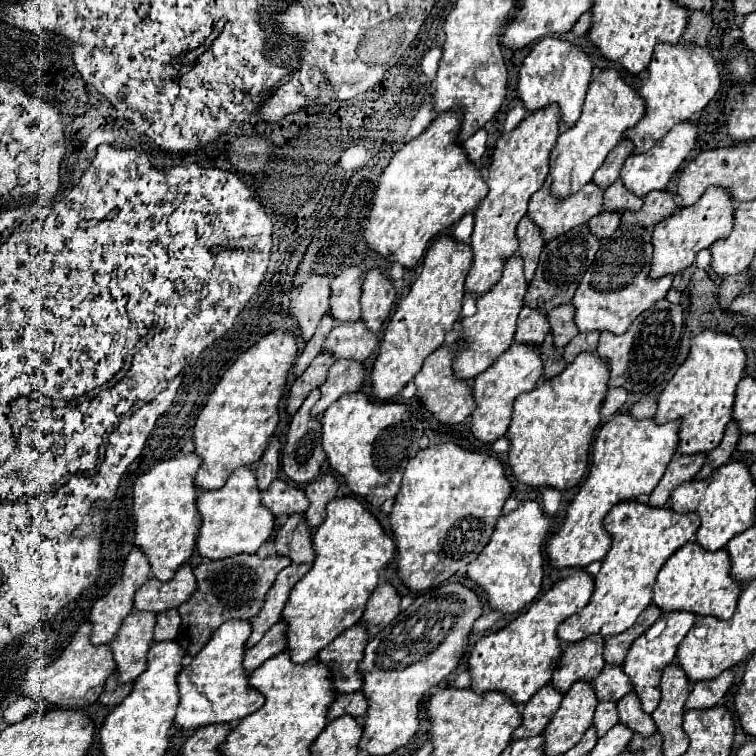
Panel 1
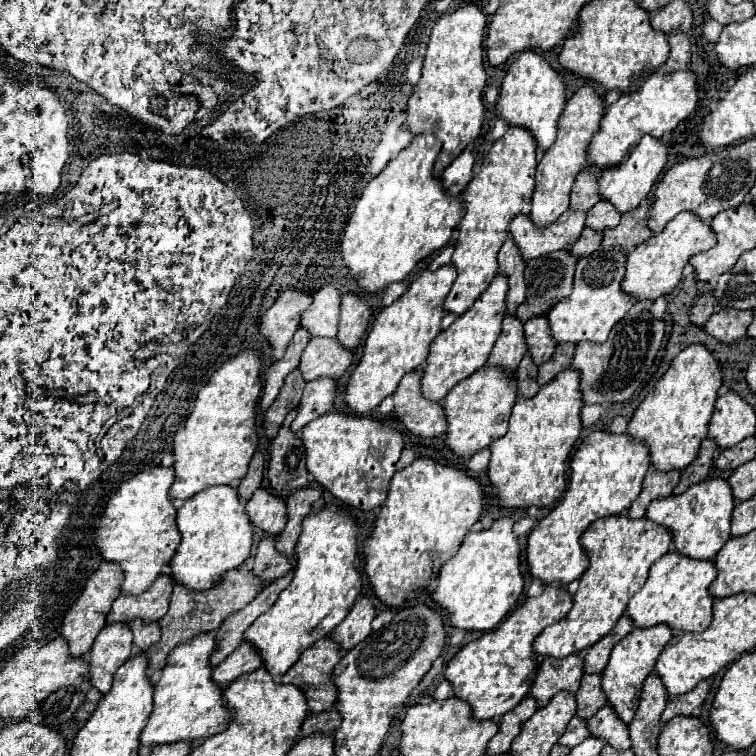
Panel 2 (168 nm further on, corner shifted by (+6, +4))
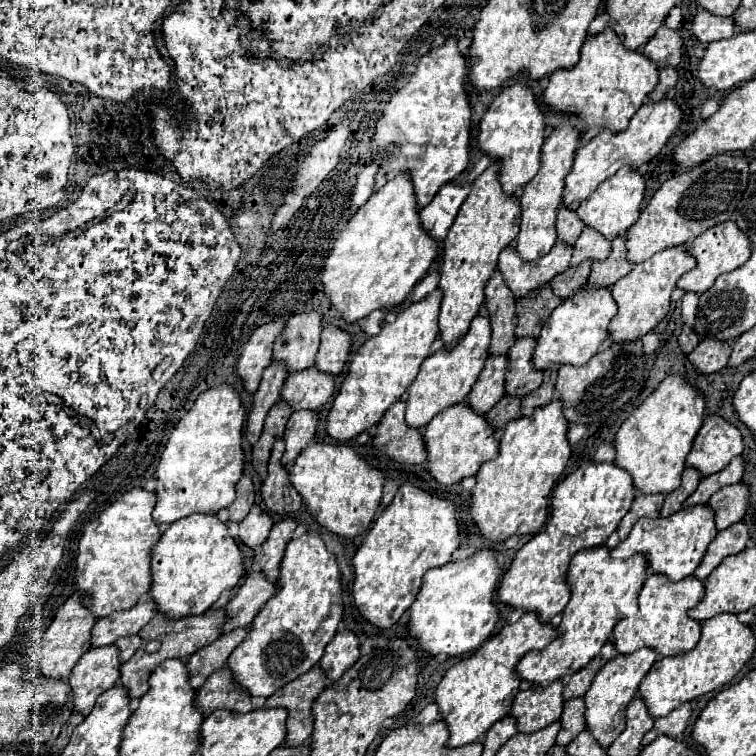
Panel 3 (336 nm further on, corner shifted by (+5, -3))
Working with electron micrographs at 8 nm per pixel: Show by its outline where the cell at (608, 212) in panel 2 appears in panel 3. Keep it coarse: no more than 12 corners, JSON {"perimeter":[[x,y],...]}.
{"perimeter":[[583,228],[569,266],[583,260],[601,262],[611,242]]}

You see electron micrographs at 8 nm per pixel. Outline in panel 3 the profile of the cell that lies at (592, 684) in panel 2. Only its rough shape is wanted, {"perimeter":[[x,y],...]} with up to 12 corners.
{"perimeter":[[583,698],[565,702],[555,744],[567,746],[585,730]]}

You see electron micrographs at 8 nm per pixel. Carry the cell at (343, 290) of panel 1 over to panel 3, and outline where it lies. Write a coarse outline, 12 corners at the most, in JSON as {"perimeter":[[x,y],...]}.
{"perimeter":[[317,312],[287,320],[273,362],[287,372],[313,366],[321,336]]}

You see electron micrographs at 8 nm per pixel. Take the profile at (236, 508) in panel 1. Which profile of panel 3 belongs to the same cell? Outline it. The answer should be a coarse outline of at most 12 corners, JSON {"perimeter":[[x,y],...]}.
{"perimeter":[[215,514],[151,548],[149,596],[169,620],[207,612],[243,576]]}

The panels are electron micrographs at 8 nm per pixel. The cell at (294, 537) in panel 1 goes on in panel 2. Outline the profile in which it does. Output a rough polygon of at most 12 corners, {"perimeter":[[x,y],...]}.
{"perimeter":[[266,535],[256,551],[254,573],[272,583],[292,569],[296,555],[276,549]]}

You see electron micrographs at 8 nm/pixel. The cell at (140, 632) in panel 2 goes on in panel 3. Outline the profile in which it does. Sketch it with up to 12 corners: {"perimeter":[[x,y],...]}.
{"perimeter":[[139,636],[119,638],[119,662],[129,660],[141,646]]}

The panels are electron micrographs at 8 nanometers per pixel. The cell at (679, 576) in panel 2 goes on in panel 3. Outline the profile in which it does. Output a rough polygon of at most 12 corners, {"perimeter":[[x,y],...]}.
{"perimeter":[[647,576],[639,612],[621,620],[619,654],[689,652],[701,624],[687,616],[703,582]]}

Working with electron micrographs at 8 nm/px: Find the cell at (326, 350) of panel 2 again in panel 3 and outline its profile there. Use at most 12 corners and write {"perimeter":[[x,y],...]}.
{"perimeter":[[315,368],[287,376],[281,400],[297,410],[319,410],[335,376]]}

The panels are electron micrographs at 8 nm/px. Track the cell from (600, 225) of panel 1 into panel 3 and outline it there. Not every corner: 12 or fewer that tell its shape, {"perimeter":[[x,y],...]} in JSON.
{"perimeter":[[591,262],[567,268],[551,282],[553,294],[571,298],[585,286]]}

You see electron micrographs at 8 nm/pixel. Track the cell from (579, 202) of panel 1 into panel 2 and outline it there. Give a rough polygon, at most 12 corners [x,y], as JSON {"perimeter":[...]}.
{"perimeter":[[568,209],[548,227],[528,213],[510,221],[524,259],[570,247],[586,211]]}

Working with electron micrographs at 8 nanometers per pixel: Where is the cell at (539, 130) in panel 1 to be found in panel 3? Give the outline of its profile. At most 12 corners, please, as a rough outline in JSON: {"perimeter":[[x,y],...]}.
{"perimeter":[[491,164],[443,242],[439,338],[451,350],[517,238]]}

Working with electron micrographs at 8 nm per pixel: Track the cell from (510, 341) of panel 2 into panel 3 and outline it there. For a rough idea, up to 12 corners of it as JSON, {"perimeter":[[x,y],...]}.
{"perimeter":[[489,356],[467,406],[487,414],[503,398],[507,356]]}

